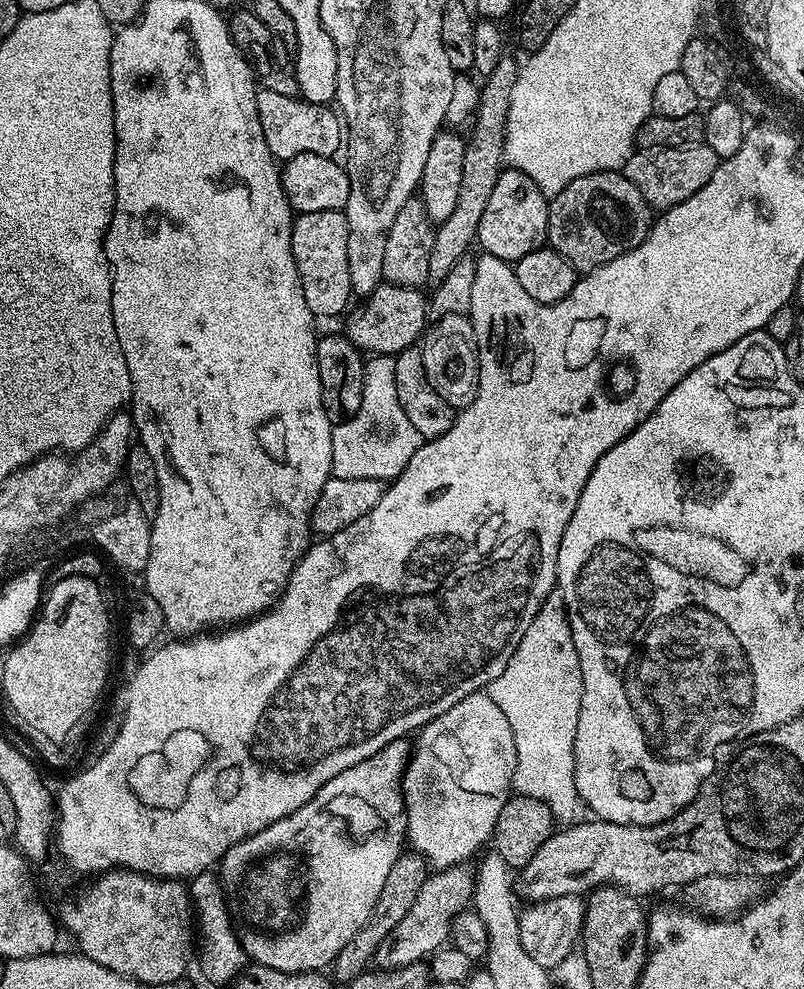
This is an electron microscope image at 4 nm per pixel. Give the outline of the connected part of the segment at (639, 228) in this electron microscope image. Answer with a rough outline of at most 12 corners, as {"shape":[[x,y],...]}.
{"shape":[[623,171],[548,202],[547,243],[577,273],[634,250],[653,209]]}

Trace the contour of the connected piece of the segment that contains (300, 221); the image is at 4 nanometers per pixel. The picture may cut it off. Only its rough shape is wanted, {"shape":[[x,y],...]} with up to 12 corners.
{"shape":[[299,213],[292,253],[313,317],[353,294],[348,217]]}

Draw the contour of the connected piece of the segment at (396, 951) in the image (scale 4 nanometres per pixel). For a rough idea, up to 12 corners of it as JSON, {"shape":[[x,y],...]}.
{"shape":[[464,866],[425,875],[377,969],[405,968],[445,947],[470,904]]}

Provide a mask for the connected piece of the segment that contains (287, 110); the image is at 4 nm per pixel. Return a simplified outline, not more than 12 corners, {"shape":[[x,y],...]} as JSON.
{"shape":[[256,93],[258,122],[277,161],[330,156],[342,120],[327,104]]}

